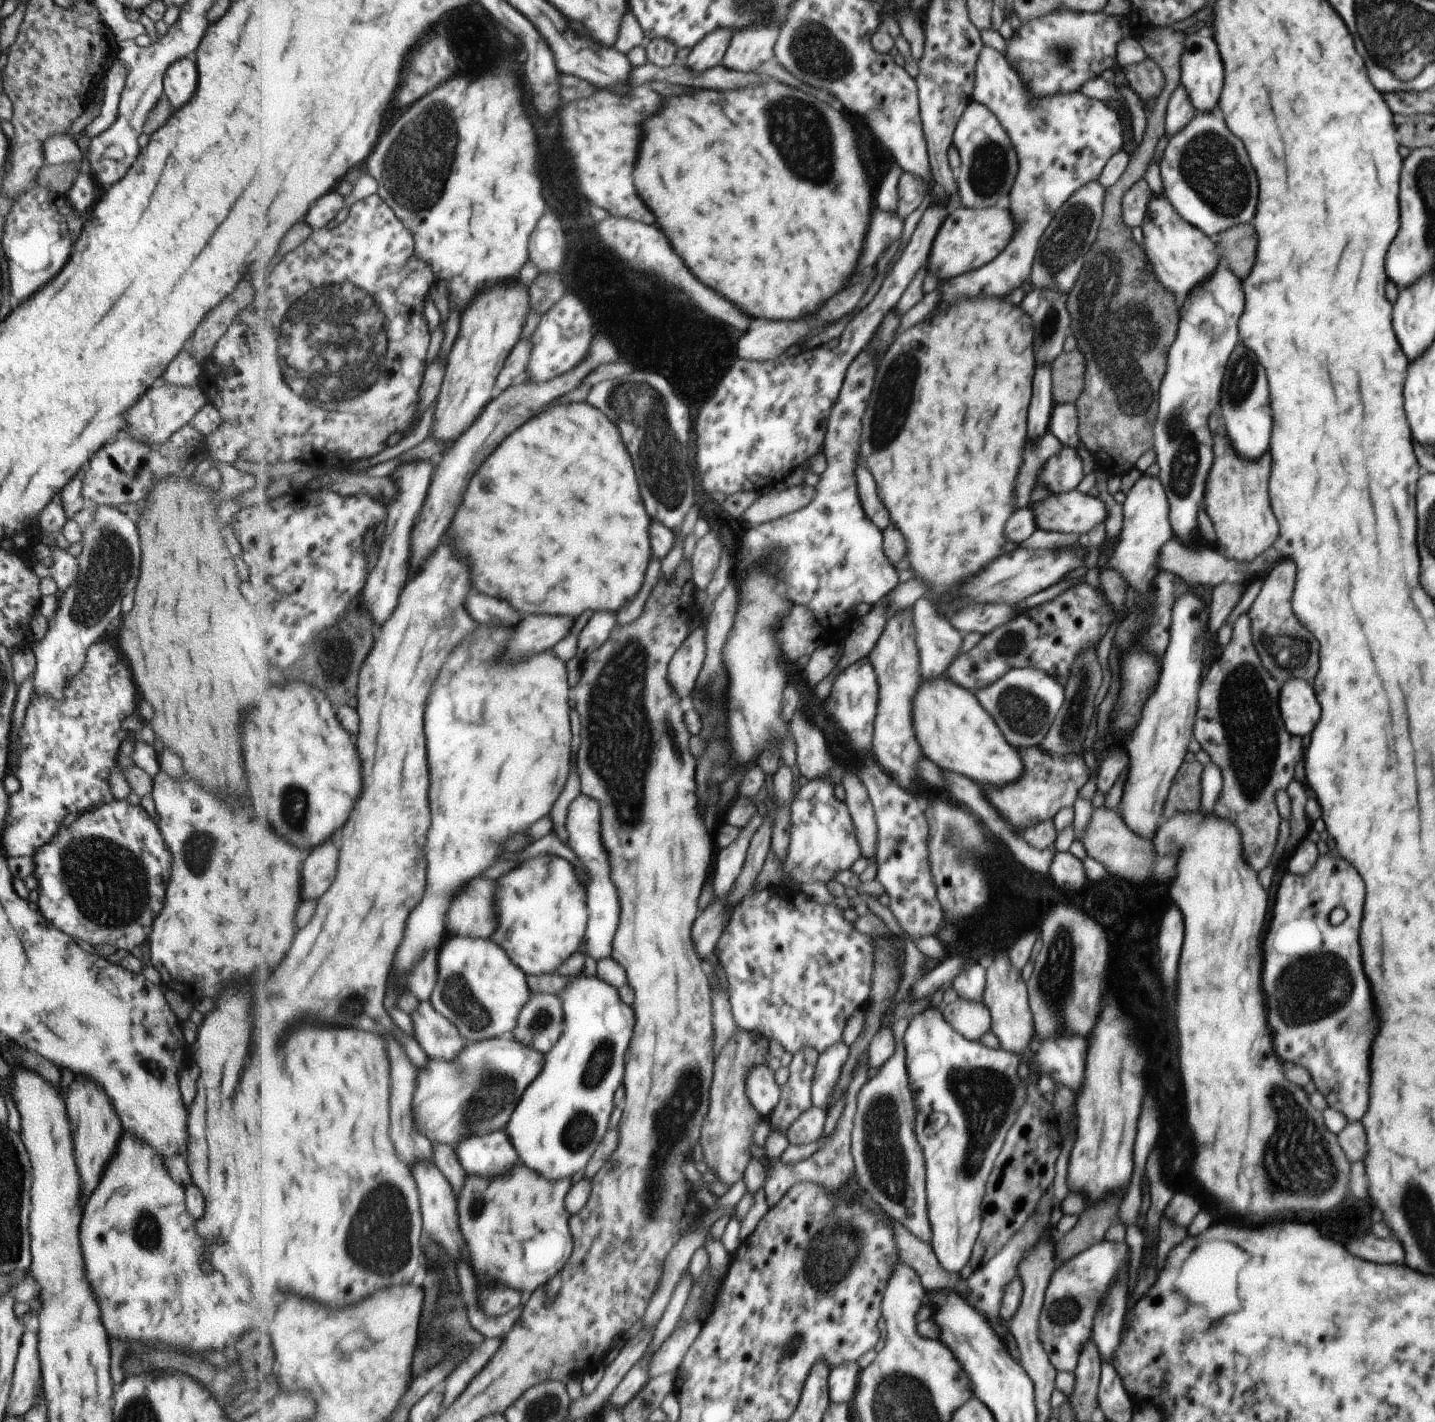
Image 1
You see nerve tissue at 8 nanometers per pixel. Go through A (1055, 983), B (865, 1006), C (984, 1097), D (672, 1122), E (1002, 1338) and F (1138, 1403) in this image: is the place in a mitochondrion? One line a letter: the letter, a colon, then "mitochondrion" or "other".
A: mitochondrion
B: other
C: mitochondrion
D: mitochondrion
E: other
F: other

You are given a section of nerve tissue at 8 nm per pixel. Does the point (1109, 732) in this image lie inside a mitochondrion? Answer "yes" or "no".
no

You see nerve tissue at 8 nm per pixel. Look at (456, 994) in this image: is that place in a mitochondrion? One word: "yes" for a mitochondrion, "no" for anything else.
yes

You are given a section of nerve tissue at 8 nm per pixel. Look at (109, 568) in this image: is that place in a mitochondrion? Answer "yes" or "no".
yes

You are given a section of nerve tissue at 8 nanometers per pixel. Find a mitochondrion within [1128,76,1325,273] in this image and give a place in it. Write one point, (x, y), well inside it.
(1206, 160)

